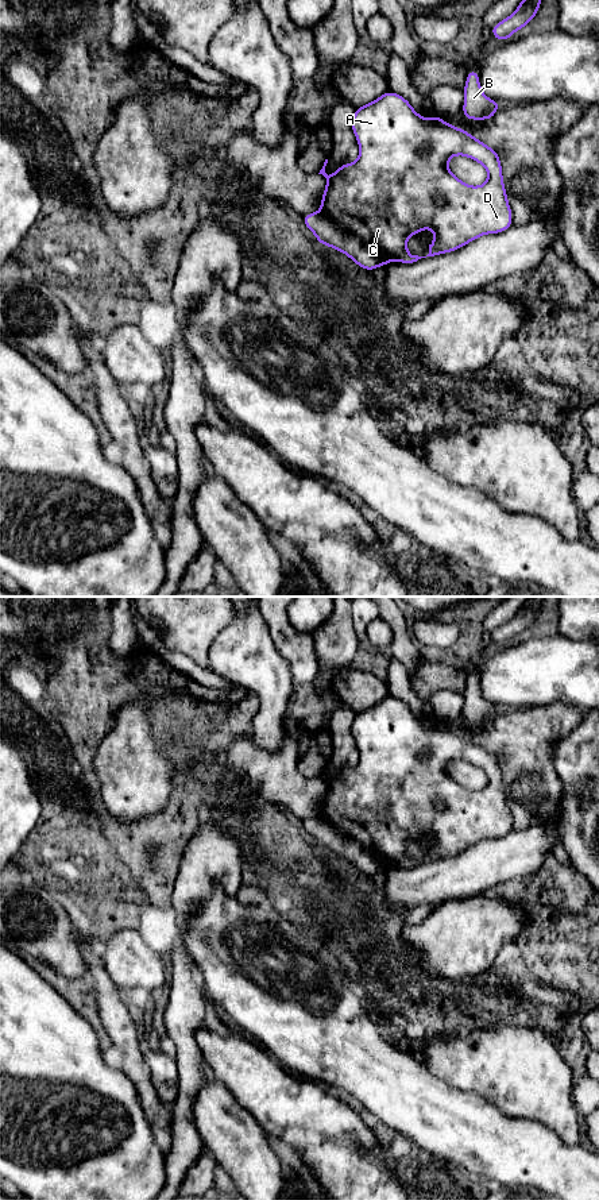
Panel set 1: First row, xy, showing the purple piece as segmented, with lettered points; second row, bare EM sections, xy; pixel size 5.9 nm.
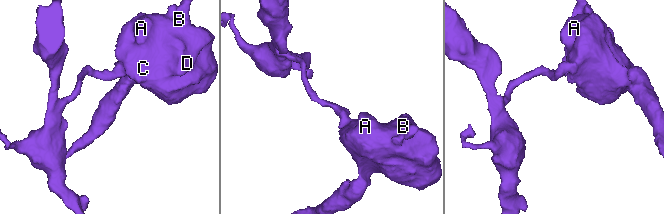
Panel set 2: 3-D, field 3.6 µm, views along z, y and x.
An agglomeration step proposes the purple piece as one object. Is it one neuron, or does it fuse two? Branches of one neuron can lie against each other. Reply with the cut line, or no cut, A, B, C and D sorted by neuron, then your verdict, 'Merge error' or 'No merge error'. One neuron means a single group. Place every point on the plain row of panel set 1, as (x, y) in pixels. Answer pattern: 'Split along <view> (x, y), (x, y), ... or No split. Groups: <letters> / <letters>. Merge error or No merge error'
Split along xy (319, 817), (324, 818), (341, 834), (375, 853), (386, 867). Groups: A C D / B. Merge error

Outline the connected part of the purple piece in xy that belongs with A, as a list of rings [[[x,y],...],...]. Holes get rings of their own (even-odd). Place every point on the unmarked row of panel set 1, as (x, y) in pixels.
[[[387,695],[367,710],[356,711],[351,725],[351,734],[360,752],[359,763],[352,768],[343,768],[333,780],[325,778],[325,764],[318,779],[326,783],[320,818],[325,819],[336,831],[379,856],[386,868],[413,868],[421,863],[453,857],[475,844],[488,838],[502,838],[513,830],[513,817],[503,788],[501,763],[492,752],[484,749],[468,736],[448,729],[436,719],[433,724],[420,721],[413,710],[401,699]],[[455,760],[464,760],[479,767],[488,778],[488,784],[480,791],[471,791],[448,773],[448,765]],[[432,833],[434,844],[429,849],[426,861],[413,860],[406,854],[407,844],[422,834]]]

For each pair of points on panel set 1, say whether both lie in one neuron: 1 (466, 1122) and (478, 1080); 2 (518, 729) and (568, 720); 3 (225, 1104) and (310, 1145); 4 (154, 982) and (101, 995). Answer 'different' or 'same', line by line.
1: different
2: same
3: same
4: different

